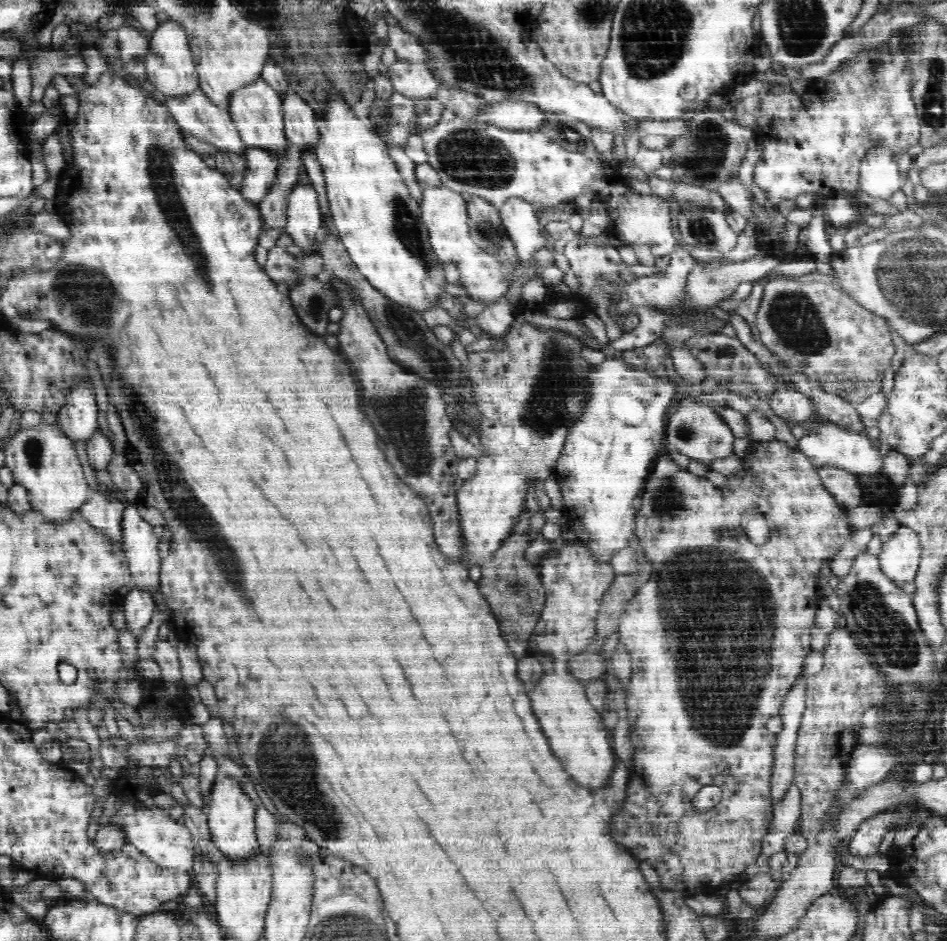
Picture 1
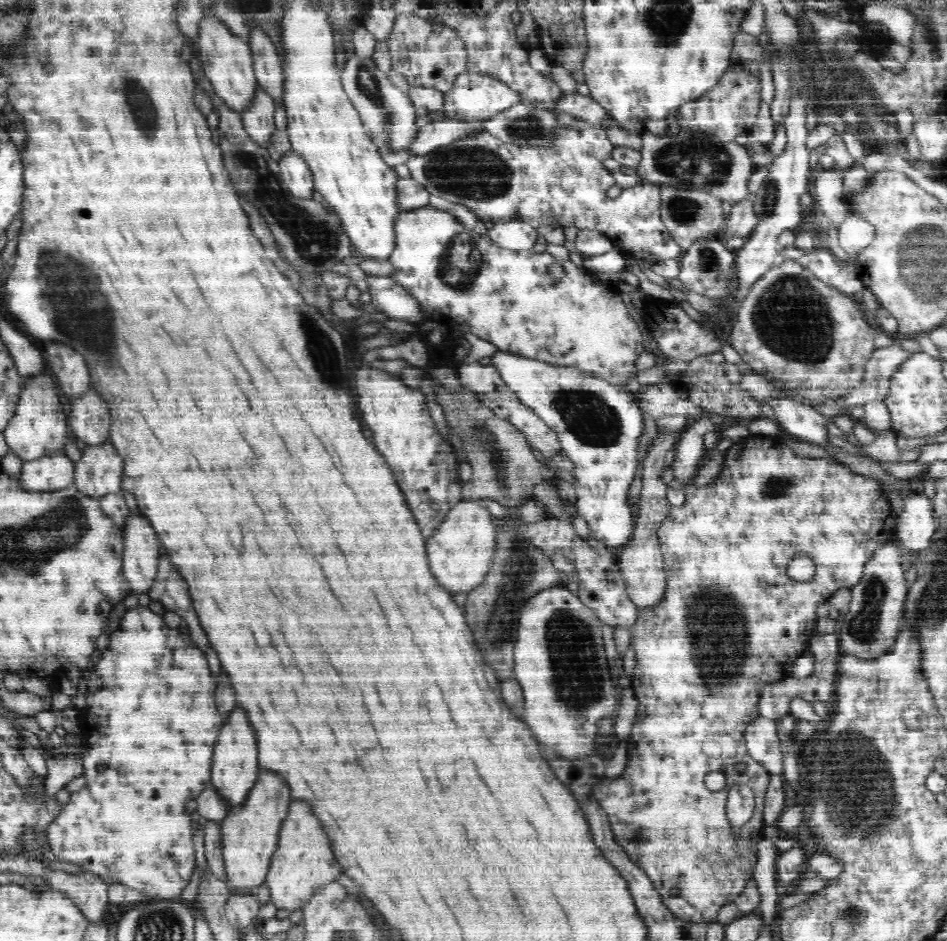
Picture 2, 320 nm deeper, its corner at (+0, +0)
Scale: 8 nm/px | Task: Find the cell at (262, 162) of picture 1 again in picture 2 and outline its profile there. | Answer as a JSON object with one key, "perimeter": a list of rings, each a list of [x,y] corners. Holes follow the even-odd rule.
{"perimeter":[[[260,85],[257,86],[257,98],[246,112],[242,112],[242,119],[246,132],[260,148],[269,145],[271,134],[276,130],[274,125],[274,101]]]}

